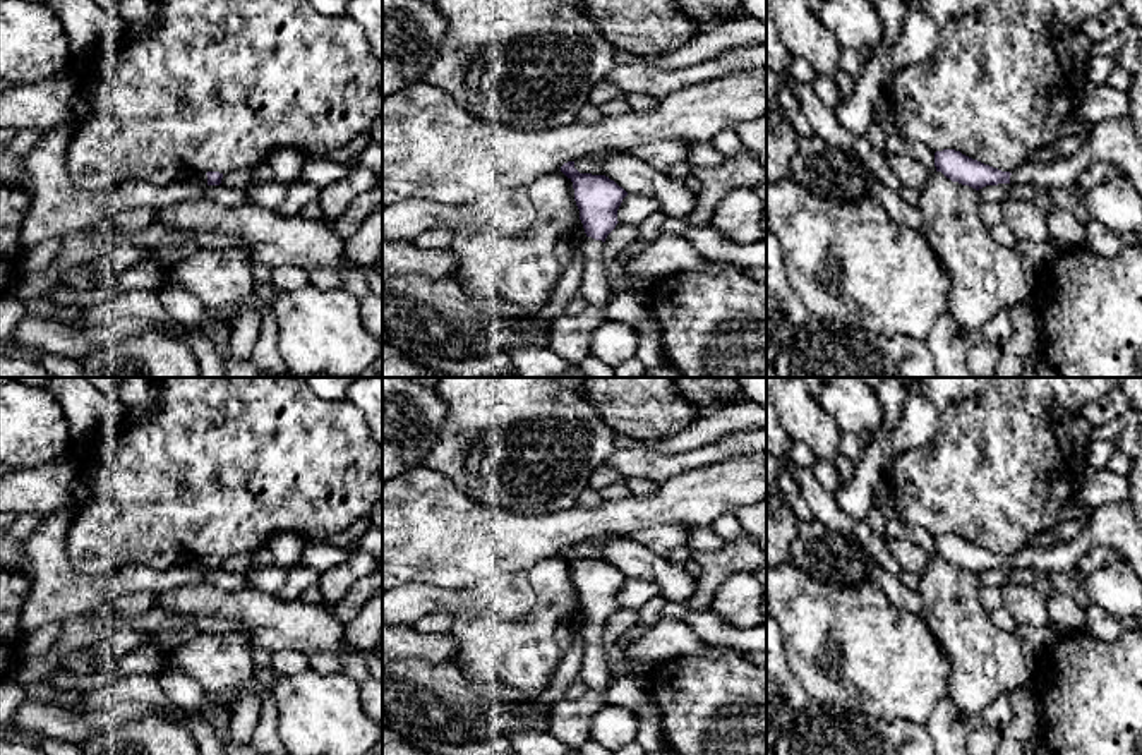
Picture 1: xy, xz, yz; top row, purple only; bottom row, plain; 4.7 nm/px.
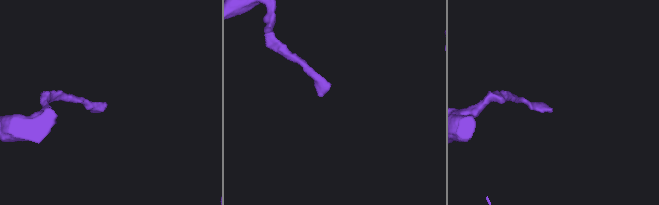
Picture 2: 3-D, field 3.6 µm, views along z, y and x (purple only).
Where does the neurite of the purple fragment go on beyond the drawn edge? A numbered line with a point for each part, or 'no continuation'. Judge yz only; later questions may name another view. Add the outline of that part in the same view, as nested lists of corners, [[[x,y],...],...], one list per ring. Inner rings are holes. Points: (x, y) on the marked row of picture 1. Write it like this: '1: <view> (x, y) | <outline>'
1: yz (1113, 141) | [[[1128,115],[1106,118],[1091,127],[1082,148],[1049,163],[1029,160],[1010,175],[1010,184],[1072,187],[1096,163],[1118,166],[1142,196],[1142,144]]]

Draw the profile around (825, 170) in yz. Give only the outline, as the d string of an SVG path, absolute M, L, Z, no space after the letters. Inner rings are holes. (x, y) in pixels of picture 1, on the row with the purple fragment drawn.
M816 134L796 137L792 180L811 192L842 202L859 201L871 194L863 165L847 153L825 142Z

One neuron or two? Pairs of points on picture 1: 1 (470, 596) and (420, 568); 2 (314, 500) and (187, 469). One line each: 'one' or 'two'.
1: two
2: one

